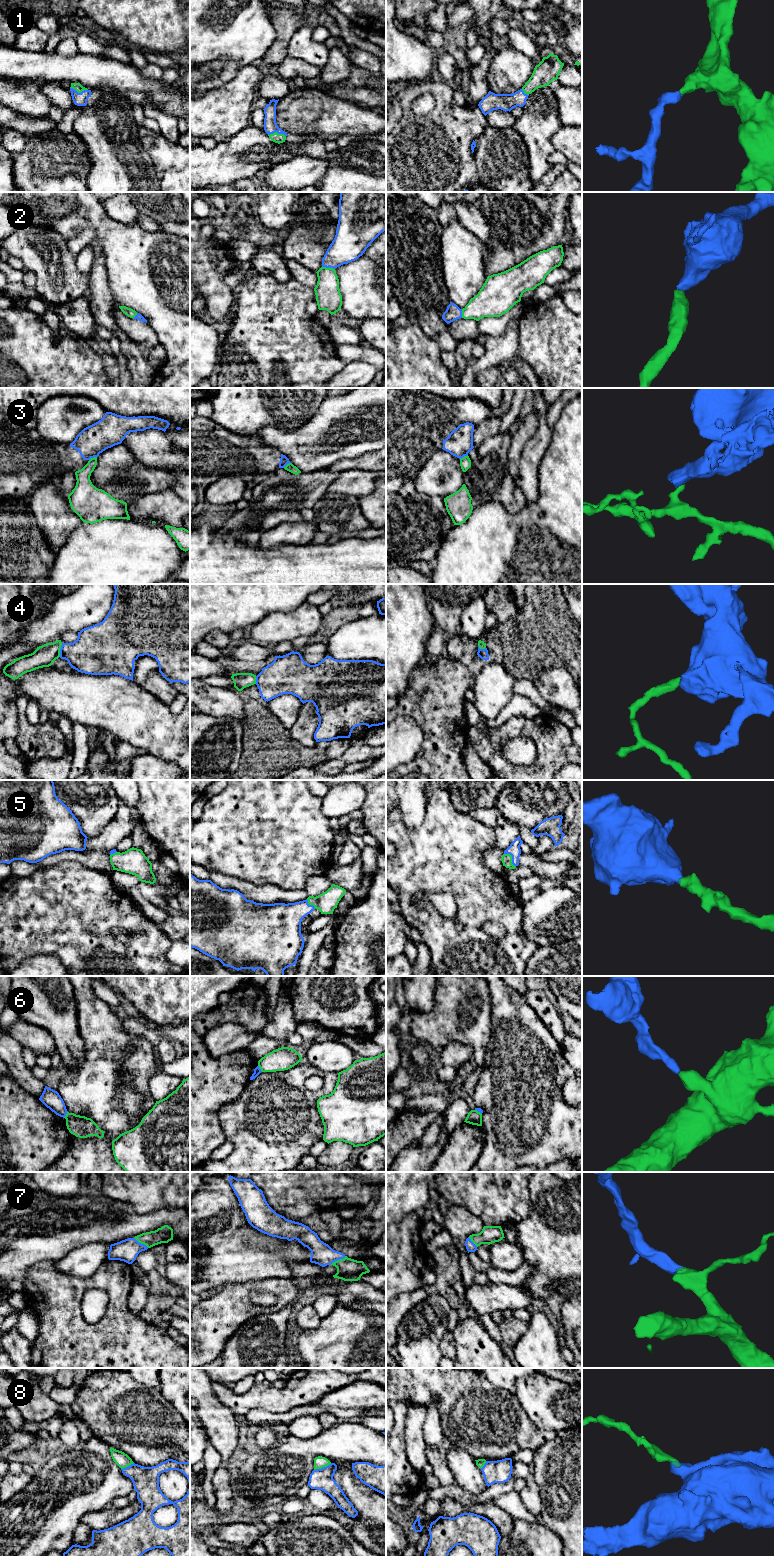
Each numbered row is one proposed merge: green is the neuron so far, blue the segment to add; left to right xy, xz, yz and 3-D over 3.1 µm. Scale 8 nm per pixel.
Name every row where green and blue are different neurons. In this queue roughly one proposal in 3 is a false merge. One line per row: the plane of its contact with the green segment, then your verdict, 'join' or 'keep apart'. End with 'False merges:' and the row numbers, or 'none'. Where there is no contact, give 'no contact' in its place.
1: meets green in xy; join
2: meets green in xz; join
3: meets green in xy; keep apart
4: meets green in xy; keep apart
5: meets green in yz; join
6: meets green in xy; keep apart
7: meets green in xz; join
8: meets green in xz; keep apart
False merges: 3, 4, 6, 8

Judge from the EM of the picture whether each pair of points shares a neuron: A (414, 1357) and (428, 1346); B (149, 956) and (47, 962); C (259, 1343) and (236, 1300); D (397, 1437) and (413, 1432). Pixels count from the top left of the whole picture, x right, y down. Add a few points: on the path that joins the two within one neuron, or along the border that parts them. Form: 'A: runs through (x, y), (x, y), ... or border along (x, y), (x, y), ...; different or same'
A: runs through (417, 1355), (425, 1347); same
B: border along (38, 953), (51, 954), (64, 965); different
C: border along (269, 1312), (263, 1312), (247, 1319), (230, 1336); different
D: border along (406, 1412), (404, 1450), (408, 1458); different

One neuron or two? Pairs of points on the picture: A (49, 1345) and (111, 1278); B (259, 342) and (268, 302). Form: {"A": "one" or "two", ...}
{"A": "one", "B": "one"}

